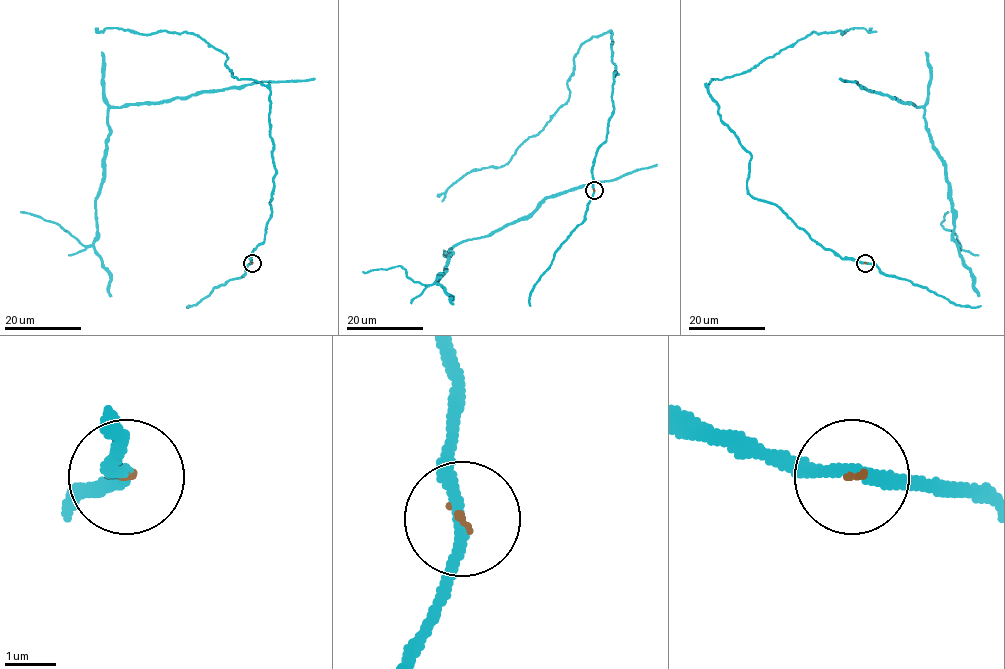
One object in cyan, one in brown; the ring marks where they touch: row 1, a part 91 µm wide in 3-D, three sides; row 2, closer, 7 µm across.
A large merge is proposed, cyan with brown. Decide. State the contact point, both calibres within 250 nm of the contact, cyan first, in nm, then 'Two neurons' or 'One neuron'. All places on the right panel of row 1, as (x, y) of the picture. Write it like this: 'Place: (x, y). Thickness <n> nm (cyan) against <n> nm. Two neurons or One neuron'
Place: (865, 263). Thickness 240 nm (cyan) against 80 nm. One neuron

